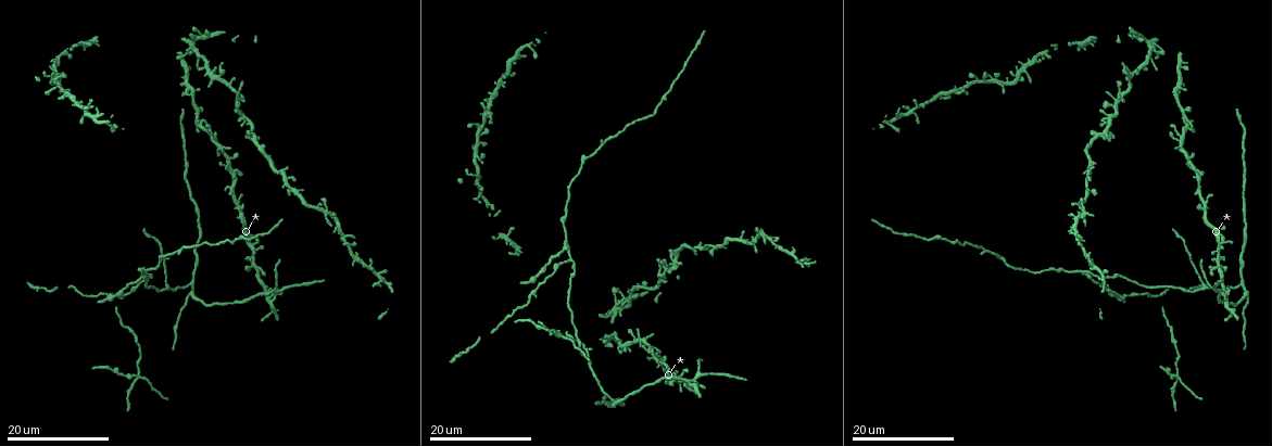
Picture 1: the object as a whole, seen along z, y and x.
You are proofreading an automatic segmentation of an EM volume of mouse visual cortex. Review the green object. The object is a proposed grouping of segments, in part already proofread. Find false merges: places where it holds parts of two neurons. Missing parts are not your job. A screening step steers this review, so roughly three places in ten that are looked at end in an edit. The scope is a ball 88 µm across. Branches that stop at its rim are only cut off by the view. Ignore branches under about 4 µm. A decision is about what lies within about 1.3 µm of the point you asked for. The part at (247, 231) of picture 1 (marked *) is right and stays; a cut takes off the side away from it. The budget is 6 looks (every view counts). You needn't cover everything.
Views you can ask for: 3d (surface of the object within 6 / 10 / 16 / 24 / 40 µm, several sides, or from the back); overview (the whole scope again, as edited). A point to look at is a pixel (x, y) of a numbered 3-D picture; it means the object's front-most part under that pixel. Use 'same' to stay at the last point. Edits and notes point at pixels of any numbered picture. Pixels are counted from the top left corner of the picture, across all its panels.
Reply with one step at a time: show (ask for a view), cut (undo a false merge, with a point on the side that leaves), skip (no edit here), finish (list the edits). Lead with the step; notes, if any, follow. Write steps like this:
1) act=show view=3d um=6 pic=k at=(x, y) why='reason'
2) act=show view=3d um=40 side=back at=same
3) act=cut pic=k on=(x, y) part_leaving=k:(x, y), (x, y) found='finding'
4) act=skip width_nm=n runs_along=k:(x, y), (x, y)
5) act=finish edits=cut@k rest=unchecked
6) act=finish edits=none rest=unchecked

act=show view=3d um=24 pic=1 at=(614, 404) why='three-way junction'

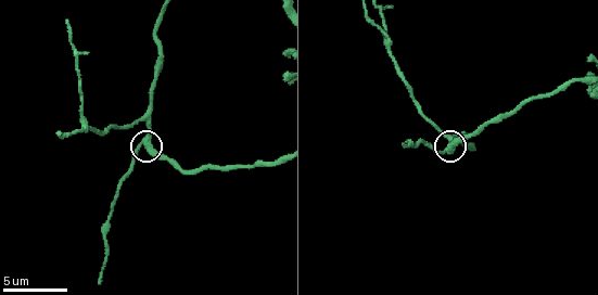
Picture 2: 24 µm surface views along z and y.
act=show view=3d um=10 pic=2 at=(448, 148)

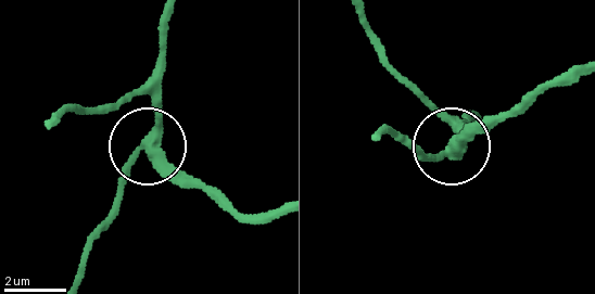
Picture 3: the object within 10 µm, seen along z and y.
act=show view=3d um=6 pic=3 at=(453, 152) why='zoom in'

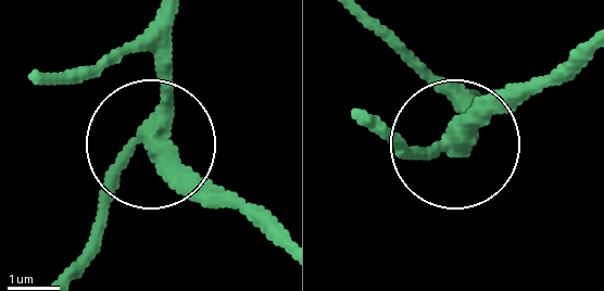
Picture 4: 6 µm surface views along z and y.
act=skip width_nm=330 runs_along=4:(589, 40), (428, 152), (385, 139) found='continuous, no second neuron'

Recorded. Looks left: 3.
act=show view=3d um=16 pic=1 at=(268, 290) why='three arms meet'

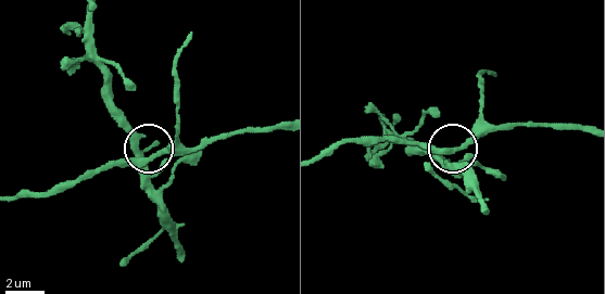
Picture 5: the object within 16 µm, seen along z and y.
act=show view=3d um=6 pic=5 at=(452, 151)

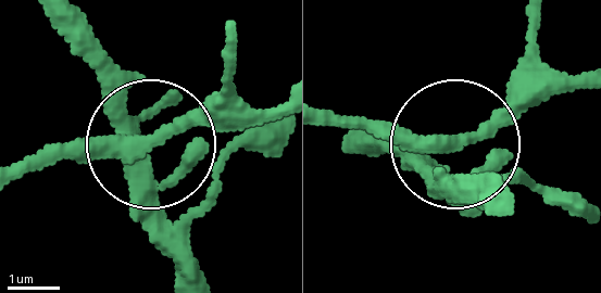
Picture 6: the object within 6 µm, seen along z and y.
act=skip arms=3 runs_along=6:(351, 134), (412, 173), (477, 168), (464, 134), (537, 60) found='all the same neuron'

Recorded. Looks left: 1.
act=finish edits=none rest=unchecked

